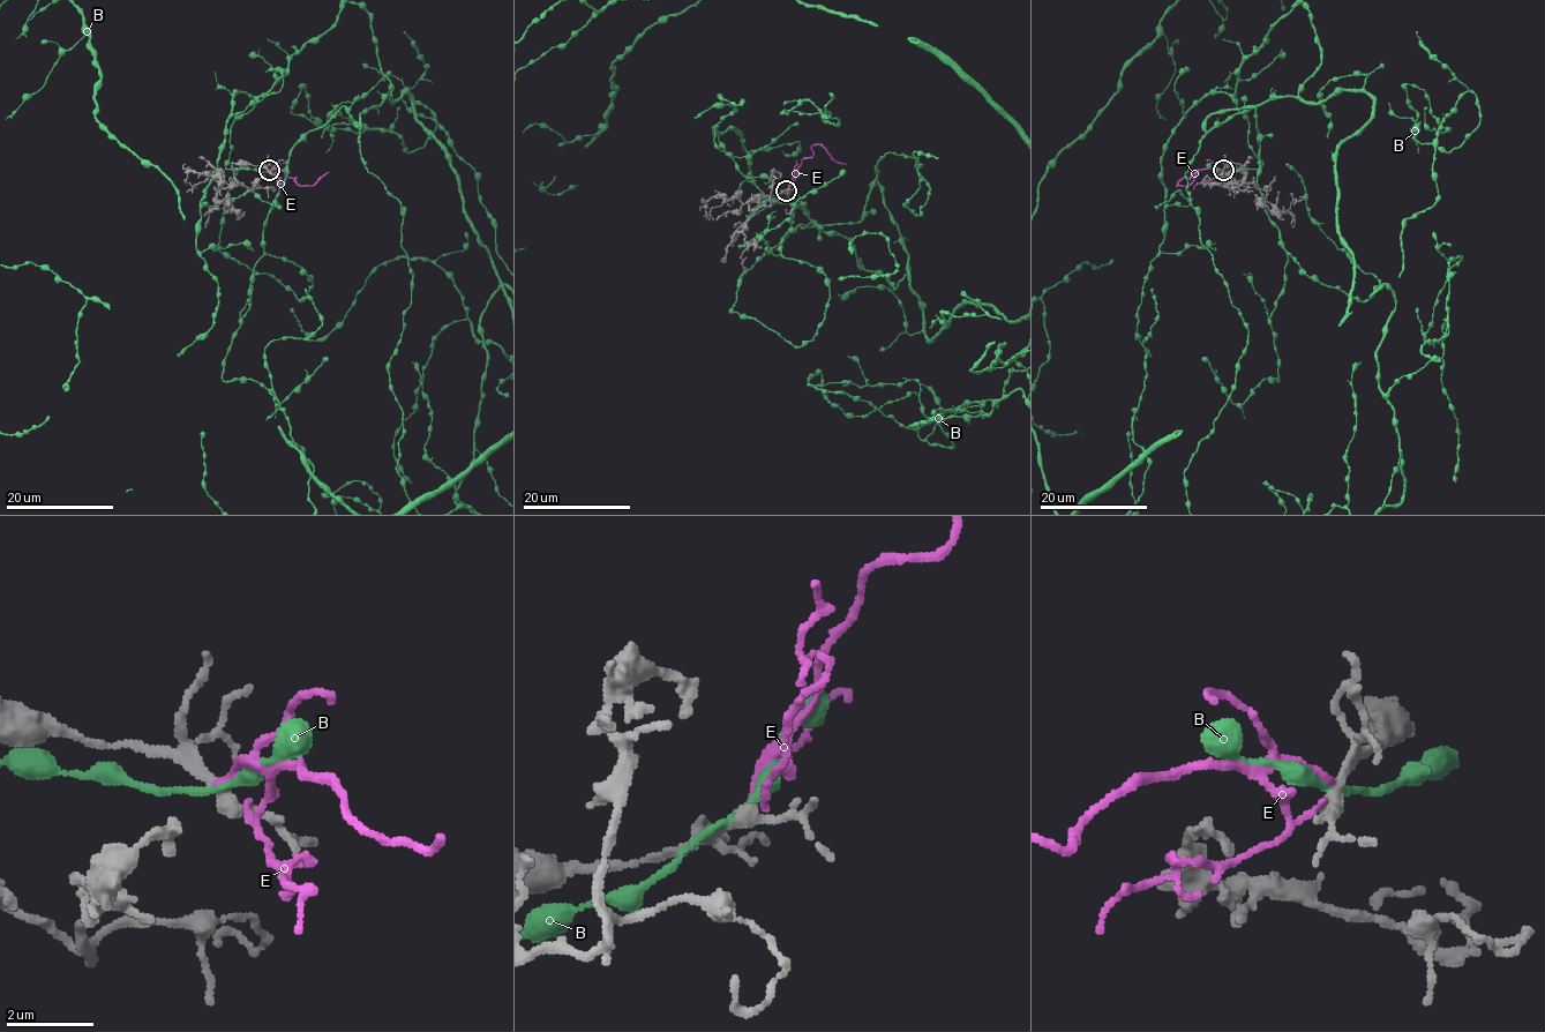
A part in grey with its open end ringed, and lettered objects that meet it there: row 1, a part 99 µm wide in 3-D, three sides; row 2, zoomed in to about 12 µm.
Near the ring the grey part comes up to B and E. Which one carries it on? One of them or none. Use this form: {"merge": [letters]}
{"merge": ["E"]}

